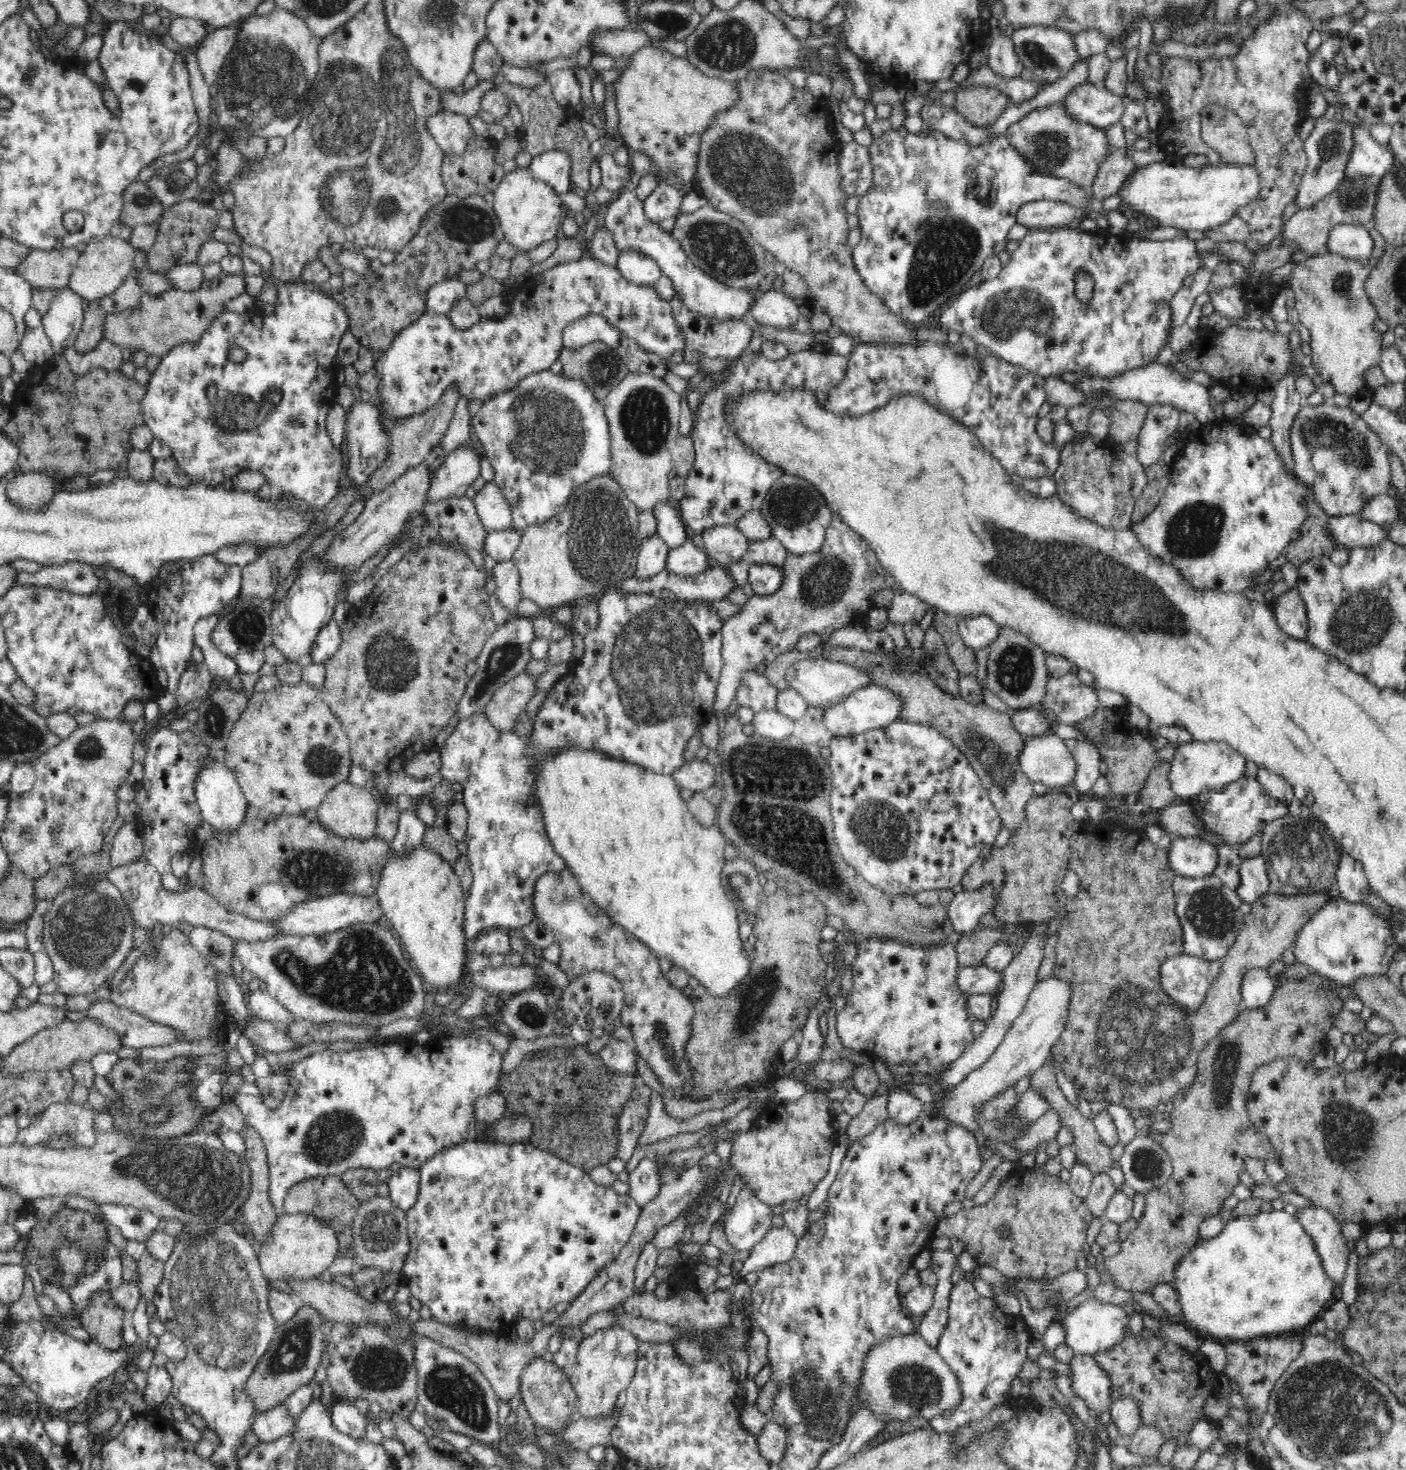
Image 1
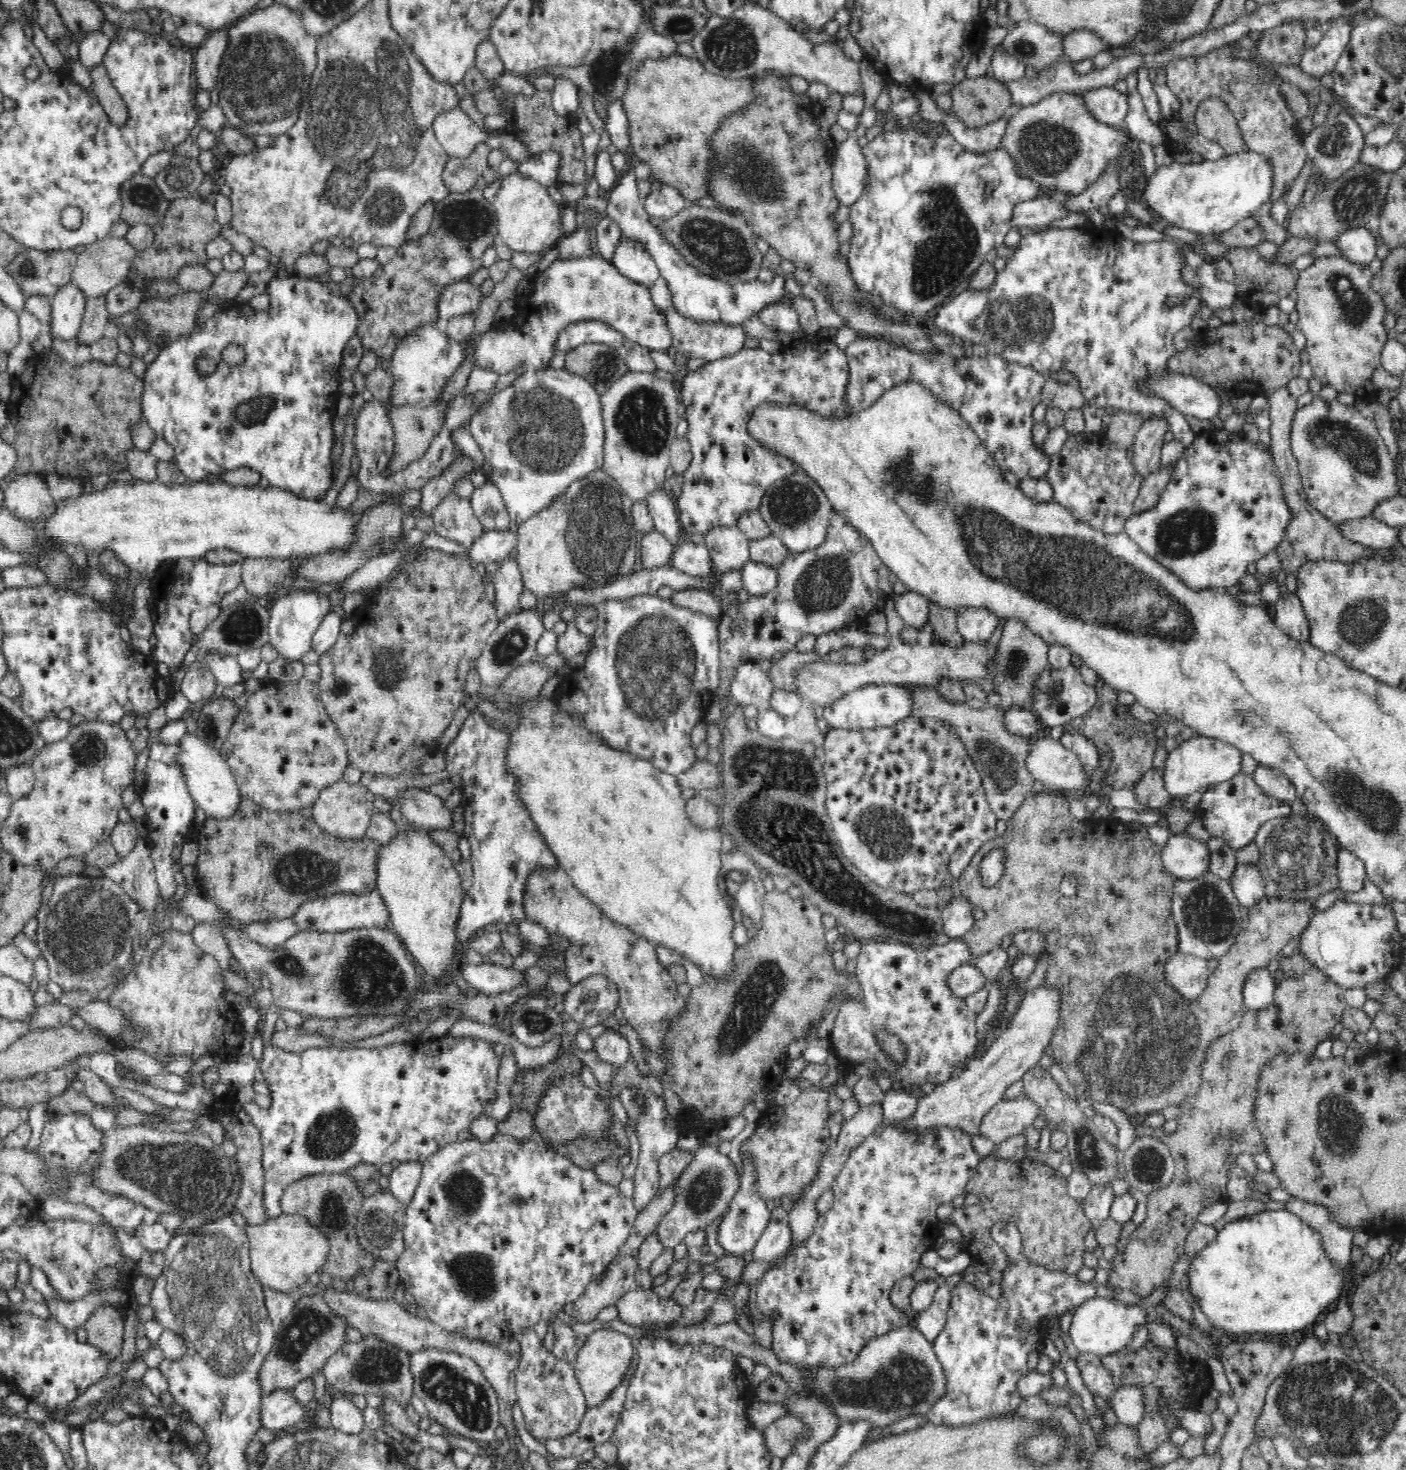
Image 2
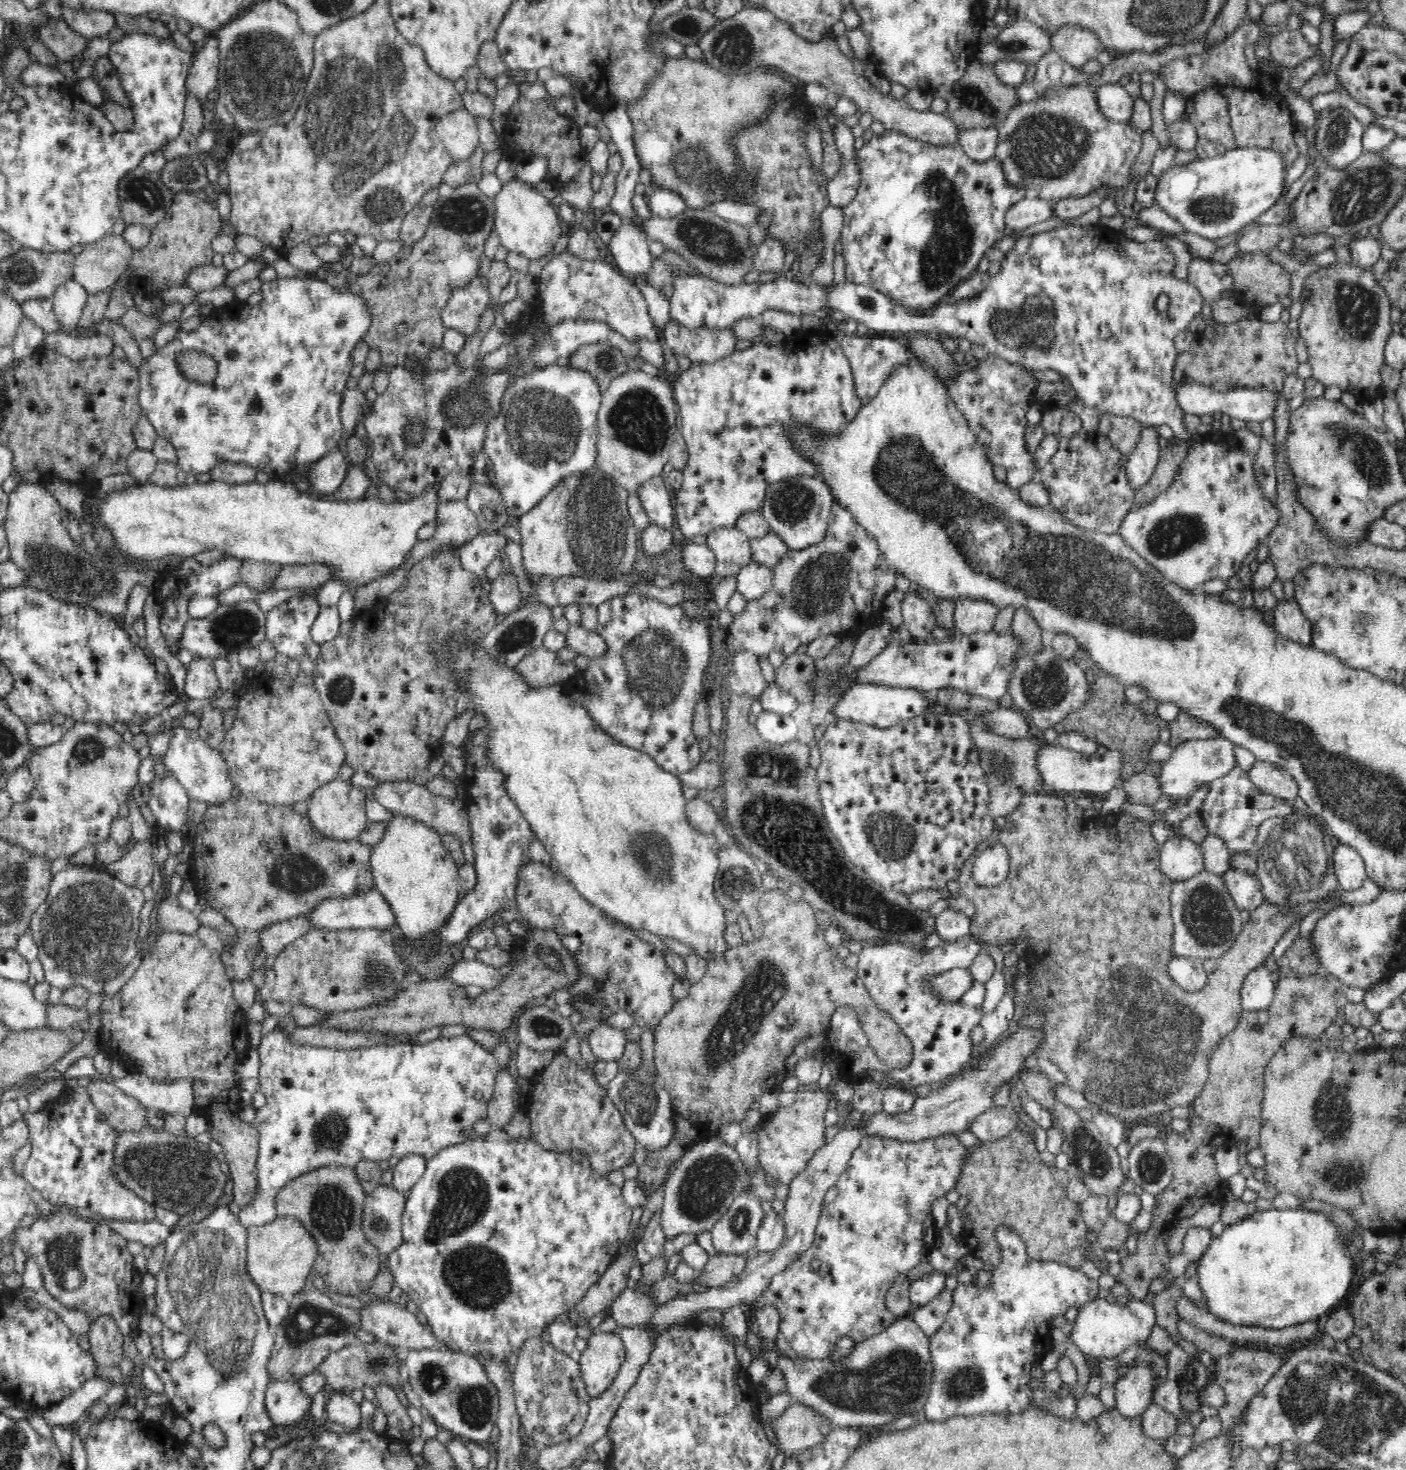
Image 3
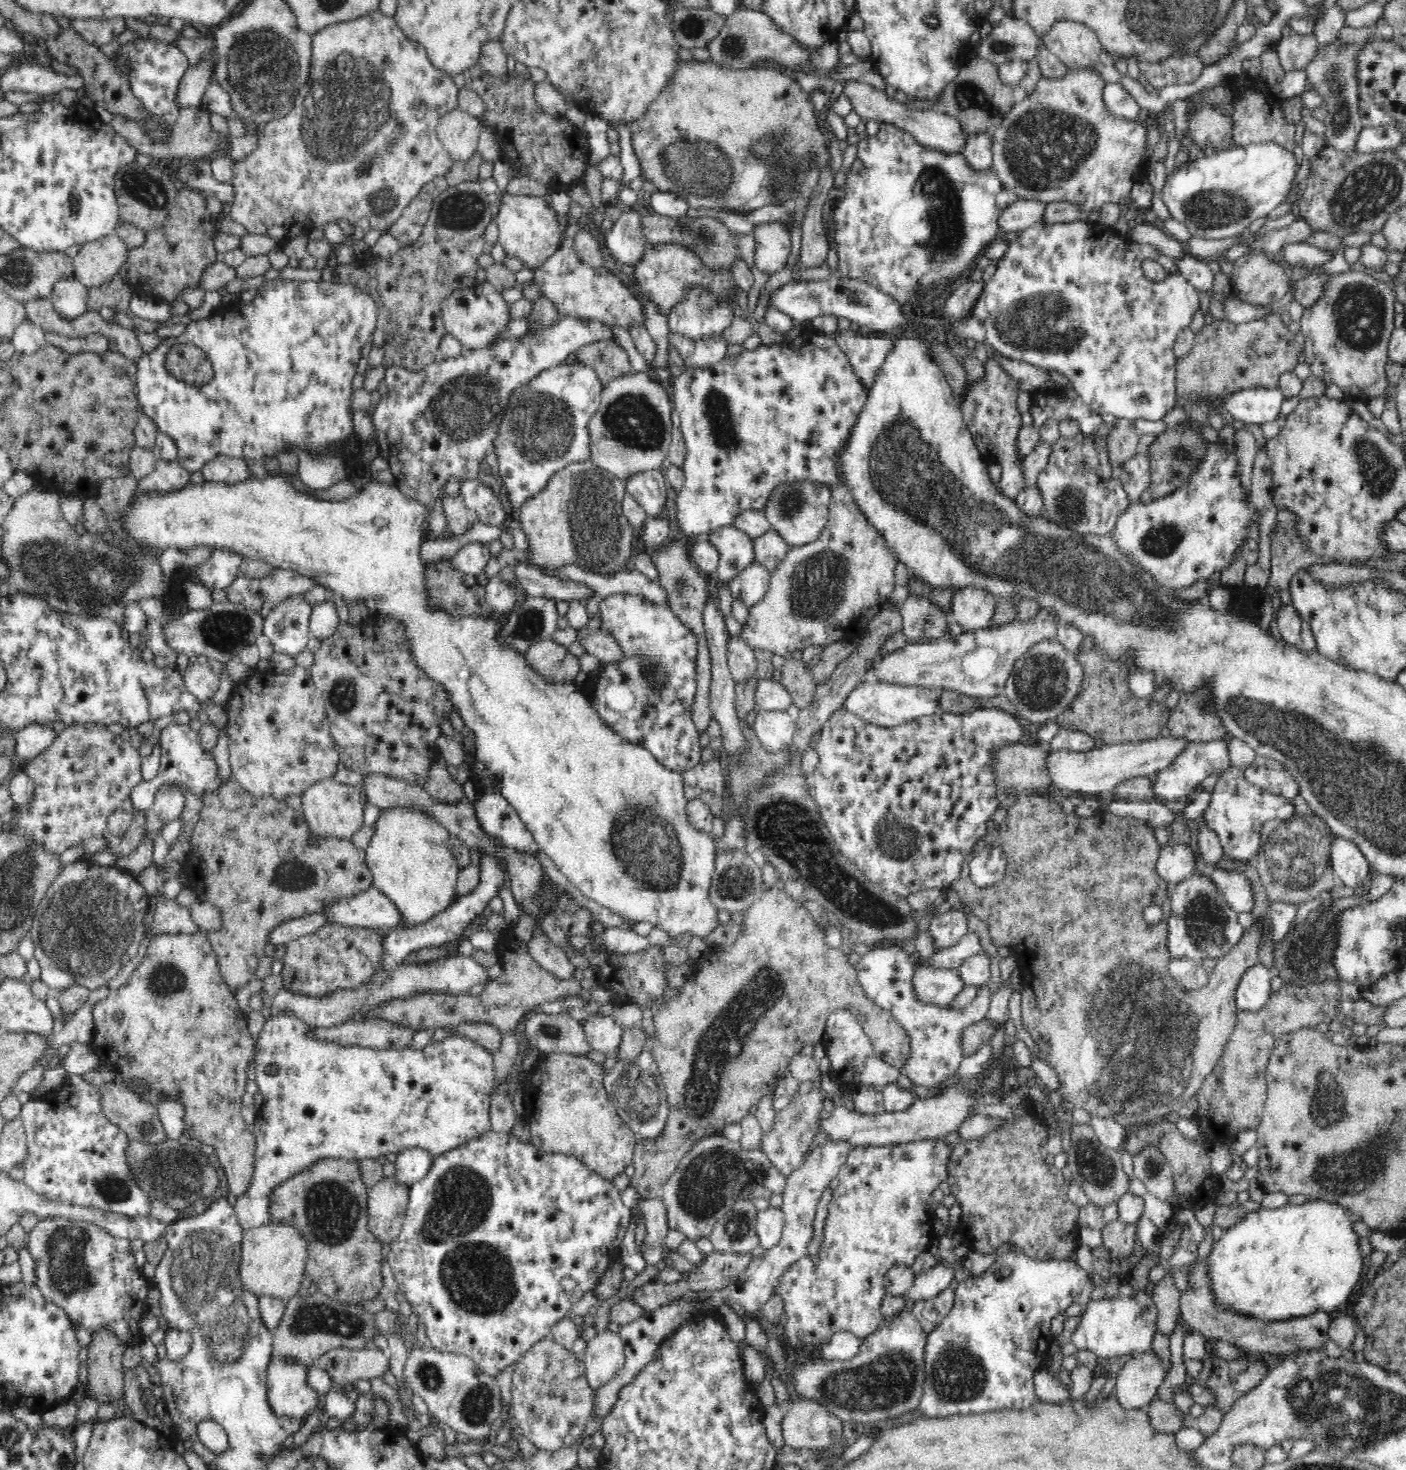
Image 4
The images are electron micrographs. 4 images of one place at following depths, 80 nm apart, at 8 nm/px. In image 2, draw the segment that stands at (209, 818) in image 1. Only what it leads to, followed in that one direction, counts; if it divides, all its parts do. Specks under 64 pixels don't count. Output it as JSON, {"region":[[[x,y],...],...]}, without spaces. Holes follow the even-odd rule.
{"region":[[[187,733],[178,743],[180,752],[176,754],[174,763],[180,767],[182,781],[196,806],[204,810],[204,814],[214,817],[229,817],[240,804],[240,790],[234,781],[230,766],[224,761],[218,749],[211,748],[196,734]]]}

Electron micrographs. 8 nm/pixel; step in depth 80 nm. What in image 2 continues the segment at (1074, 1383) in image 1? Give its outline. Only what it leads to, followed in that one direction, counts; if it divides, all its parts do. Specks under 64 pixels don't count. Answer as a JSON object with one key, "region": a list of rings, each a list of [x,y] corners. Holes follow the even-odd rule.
{"region":[[[1079,1353],[1076,1364],[1081,1372],[1084,1385],[1093,1396],[1104,1398],[1104,1400],[1112,1398],[1115,1390],[1113,1380],[1110,1371],[1104,1368],[1099,1356],[1092,1353]]]}

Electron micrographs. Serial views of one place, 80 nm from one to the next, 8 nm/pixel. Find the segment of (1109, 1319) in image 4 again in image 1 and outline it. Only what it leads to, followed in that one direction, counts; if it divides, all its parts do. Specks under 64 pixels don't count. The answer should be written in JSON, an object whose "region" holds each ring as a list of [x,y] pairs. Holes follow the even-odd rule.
{"region":[[[1090,1298],[1079,1306],[1066,1312],[1060,1320],[1057,1320],[1065,1331],[1065,1343],[1072,1349],[1074,1355],[1094,1355],[1096,1352],[1106,1351],[1118,1345],[1124,1338],[1124,1328],[1128,1326],[1128,1315],[1118,1305],[1098,1301]]]}

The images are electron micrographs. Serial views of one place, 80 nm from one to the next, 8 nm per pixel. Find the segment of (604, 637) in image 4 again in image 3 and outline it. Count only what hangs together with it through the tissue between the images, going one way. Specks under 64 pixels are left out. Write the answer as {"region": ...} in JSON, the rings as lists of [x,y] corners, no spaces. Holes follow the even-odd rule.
{"region":[[[569,625],[568,642],[566,646],[572,648],[576,654],[583,654],[590,658],[602,658],[608,654],[608,641],[597,630],[588,630],[580,626]]]}

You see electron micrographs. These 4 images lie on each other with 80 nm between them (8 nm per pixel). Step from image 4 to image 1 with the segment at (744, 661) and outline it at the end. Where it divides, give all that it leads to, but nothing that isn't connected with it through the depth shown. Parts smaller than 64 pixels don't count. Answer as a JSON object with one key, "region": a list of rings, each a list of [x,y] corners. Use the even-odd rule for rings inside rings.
{"region":[[[747,669],[743,673],[742,684],[737,690],[737,707],[750,708],[754,713],[776,708],[779,690],[773,687],[766,676],[756,673],[756,669]]]}

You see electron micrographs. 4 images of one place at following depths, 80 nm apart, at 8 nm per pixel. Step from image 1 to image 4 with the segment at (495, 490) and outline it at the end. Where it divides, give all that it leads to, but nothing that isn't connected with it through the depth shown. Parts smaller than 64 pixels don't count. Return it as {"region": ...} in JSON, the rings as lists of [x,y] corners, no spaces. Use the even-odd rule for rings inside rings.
{"region":[[[477,478],[462,480],[459,497],[486,525],[499,526],[509,520],[498,495]]]}

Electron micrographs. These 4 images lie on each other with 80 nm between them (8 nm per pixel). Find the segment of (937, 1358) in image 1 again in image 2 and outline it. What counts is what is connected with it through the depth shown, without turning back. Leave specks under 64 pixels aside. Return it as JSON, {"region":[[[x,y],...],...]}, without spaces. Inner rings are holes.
{"region":[[[703,1321],[692,1326],[674,1325],[664,1330],[654,1330],[651,1336],[693,1344],[716,1344],[728,1348],[736,1355],[742,1354],[756,1364],[766,1364],[772,1373],[782,1375],[795,1399],[823,1402],[840,1423],[869,1422],[874,1428],[888,1426],[912,1415],[926,1416],[931,1404],[943,1393],[945,1383],[932,1343],[924,1338],[920,1330],[910,1326],[909,1322],[866,1342],[851,1361],[835,1367],[810,1367],[782,1361],[776,1351],[763,1348],[755,1338],[751,1338],[737,1323],[732,1322],[711,1324]]]}

